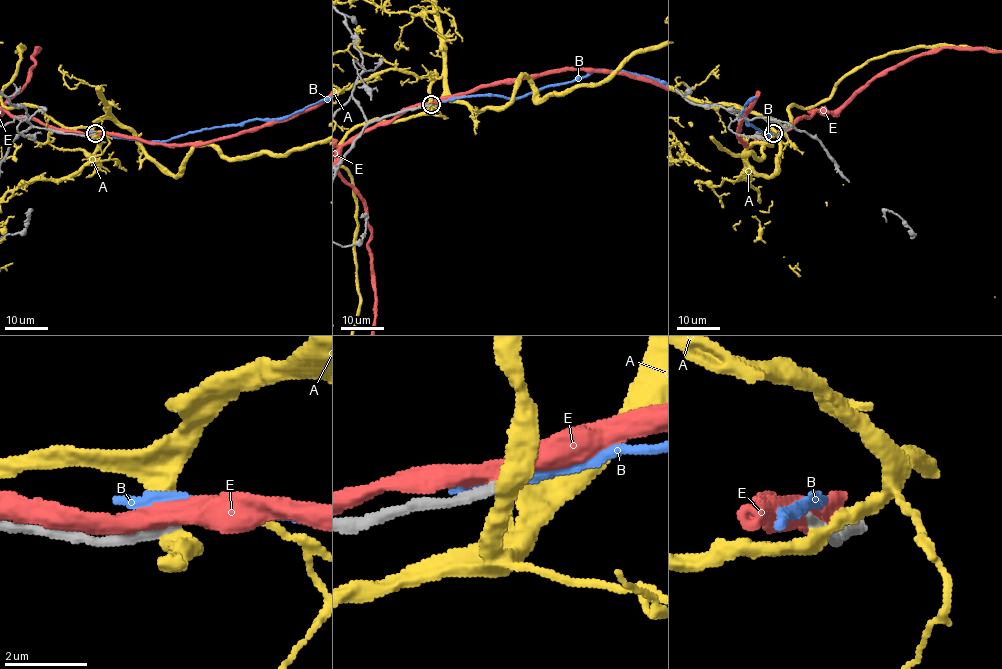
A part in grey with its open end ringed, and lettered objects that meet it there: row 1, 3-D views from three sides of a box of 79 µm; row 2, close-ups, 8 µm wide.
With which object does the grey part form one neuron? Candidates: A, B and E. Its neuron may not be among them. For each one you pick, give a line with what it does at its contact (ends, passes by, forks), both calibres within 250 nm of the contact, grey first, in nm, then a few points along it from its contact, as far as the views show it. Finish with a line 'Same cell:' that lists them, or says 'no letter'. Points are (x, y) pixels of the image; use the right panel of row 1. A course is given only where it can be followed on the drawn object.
Same cell: no letter

